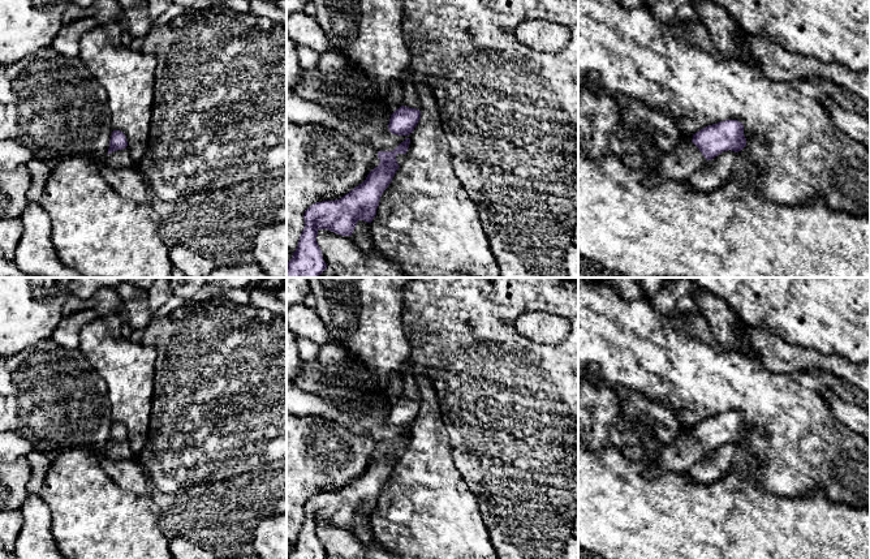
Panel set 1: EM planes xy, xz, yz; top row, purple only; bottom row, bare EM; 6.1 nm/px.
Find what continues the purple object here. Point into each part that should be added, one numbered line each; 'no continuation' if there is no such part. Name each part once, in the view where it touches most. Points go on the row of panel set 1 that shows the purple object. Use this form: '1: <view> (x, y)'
1: xy (117, 159)

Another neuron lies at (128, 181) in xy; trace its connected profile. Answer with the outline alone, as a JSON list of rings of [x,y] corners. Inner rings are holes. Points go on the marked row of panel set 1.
[[[100,160],[102,176],[121,197],[139,205],[147,203],[148,184],[135,167],[112,168]]]

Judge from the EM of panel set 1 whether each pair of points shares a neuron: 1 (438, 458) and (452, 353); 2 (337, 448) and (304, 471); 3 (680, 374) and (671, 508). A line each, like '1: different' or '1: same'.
1: different
2: same
3: different

